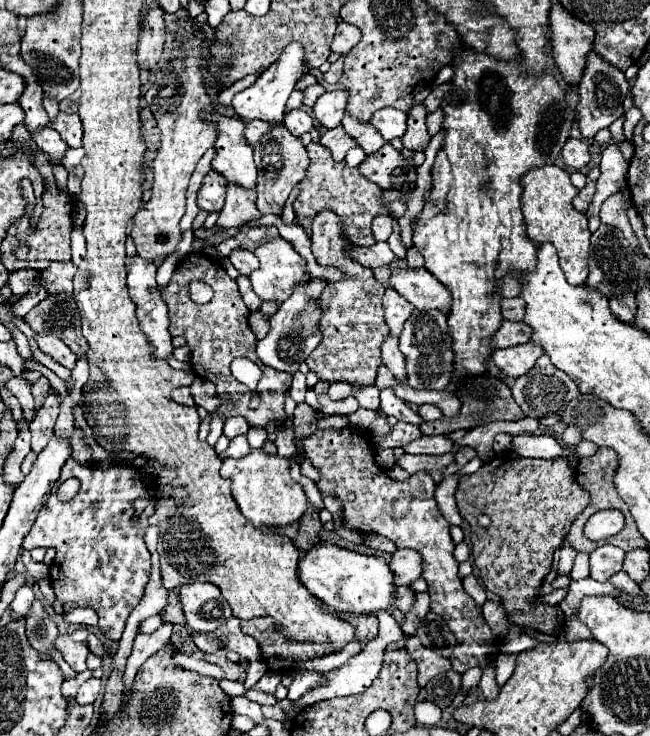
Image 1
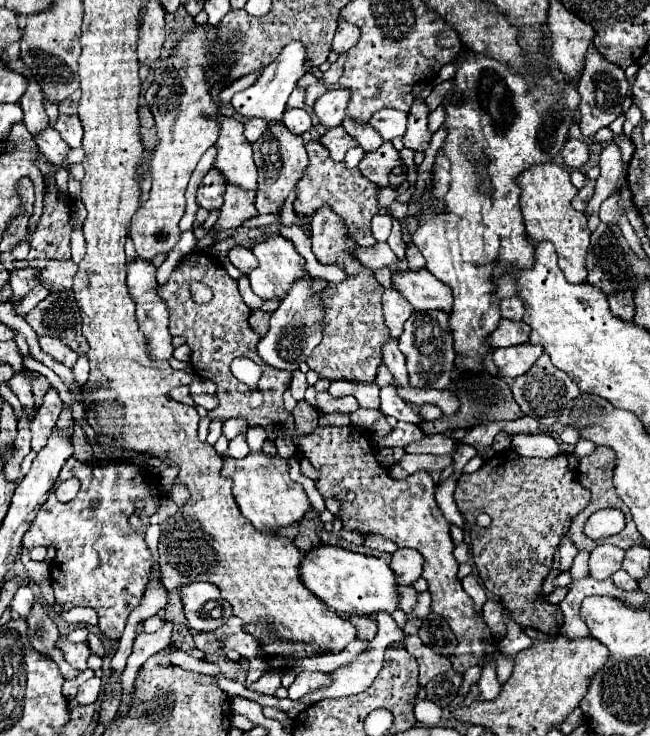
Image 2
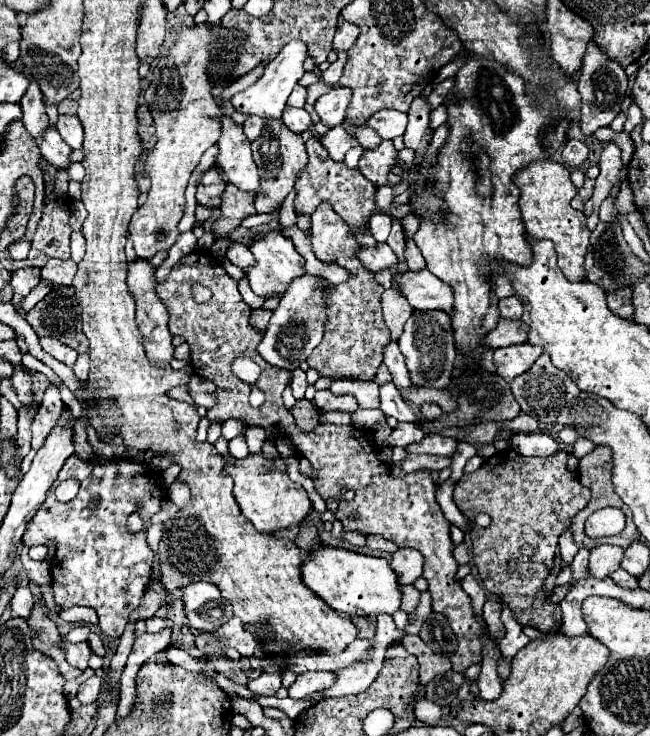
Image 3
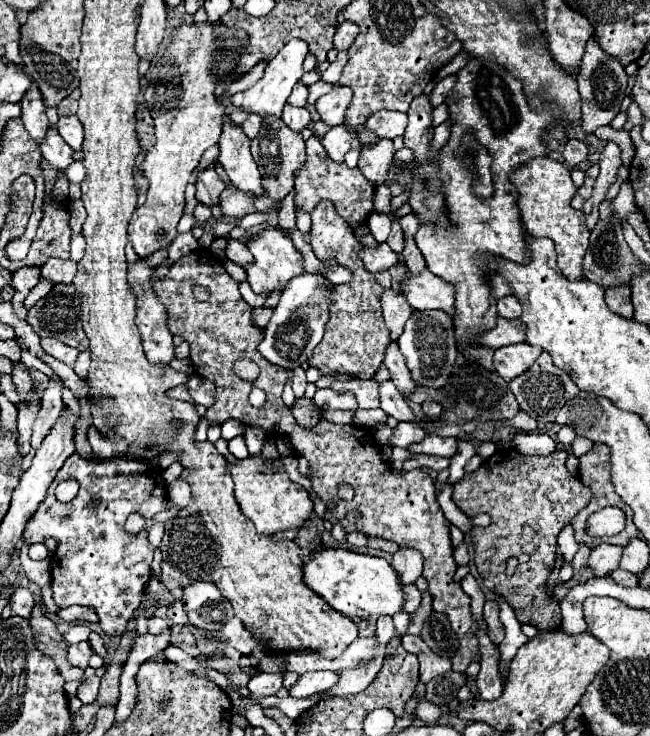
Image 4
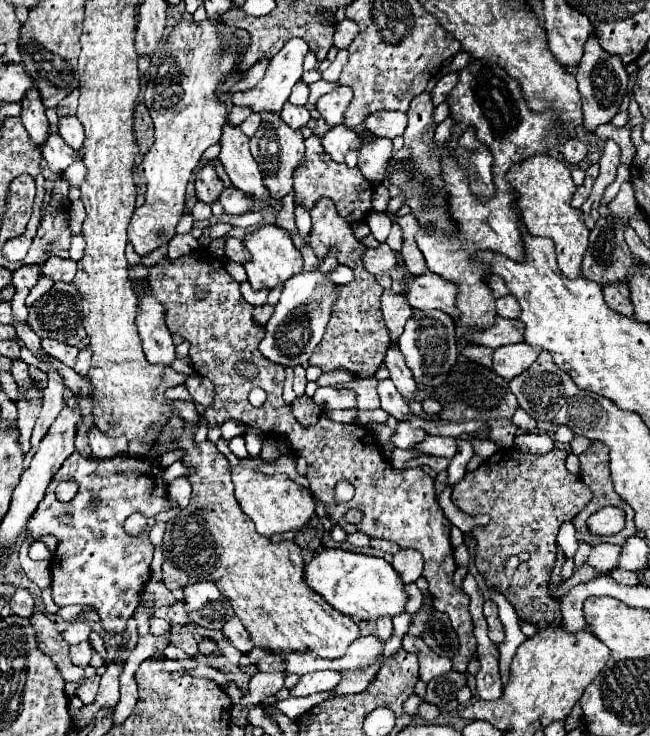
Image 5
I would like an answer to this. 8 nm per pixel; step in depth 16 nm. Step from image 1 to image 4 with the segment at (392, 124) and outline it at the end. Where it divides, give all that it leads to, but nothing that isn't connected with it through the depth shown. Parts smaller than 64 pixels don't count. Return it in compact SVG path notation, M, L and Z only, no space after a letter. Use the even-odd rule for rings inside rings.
M380 110L372 116L368 116L366 124L368 130L372 130L380 138L396 138L402 136L406 130L406 114L396 110Z

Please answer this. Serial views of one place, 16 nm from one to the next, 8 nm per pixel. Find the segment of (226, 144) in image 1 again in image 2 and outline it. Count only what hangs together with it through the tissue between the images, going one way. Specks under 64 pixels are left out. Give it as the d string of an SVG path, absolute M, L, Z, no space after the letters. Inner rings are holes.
M220 116L220 138L216 146L218 156L212 166L238 188L256 192L258 170L252 160L252 148L244 136L244 126L228 116Z

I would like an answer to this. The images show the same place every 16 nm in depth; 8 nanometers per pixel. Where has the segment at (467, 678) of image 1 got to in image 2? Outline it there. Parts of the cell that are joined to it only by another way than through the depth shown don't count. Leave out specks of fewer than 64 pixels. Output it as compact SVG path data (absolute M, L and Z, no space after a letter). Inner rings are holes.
M478 665L470 667L468 670L466 670L466 672L463 674L463 683L458 692L461 697L465 698L468 695L473 680L477 680L478 683L480 674L481 667Z

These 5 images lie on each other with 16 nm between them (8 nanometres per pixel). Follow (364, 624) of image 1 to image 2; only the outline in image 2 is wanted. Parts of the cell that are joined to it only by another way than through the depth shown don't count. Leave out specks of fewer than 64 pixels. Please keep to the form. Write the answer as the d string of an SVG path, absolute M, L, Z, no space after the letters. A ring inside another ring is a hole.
M354 616L354 618L350 618L352 620L352 624L356 626L356 630L358 630L358 634L356 634L356 638L360 638L360 640L370 640L370 638L374 638L376 636L376 620L374 618L360 618L360 616Z

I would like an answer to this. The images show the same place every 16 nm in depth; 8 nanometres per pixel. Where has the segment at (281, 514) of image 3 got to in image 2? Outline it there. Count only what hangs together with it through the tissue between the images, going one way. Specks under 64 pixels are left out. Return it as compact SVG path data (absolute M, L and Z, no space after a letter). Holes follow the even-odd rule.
M252 452L242 460L226 458L222 474L230 476L234 480L232 494L236 498L242 514L260 532L276 532L280 528L298 524L310 510L310 500L308 500L304 488L290 480L286 460L280 456L268 458L262 452Z

